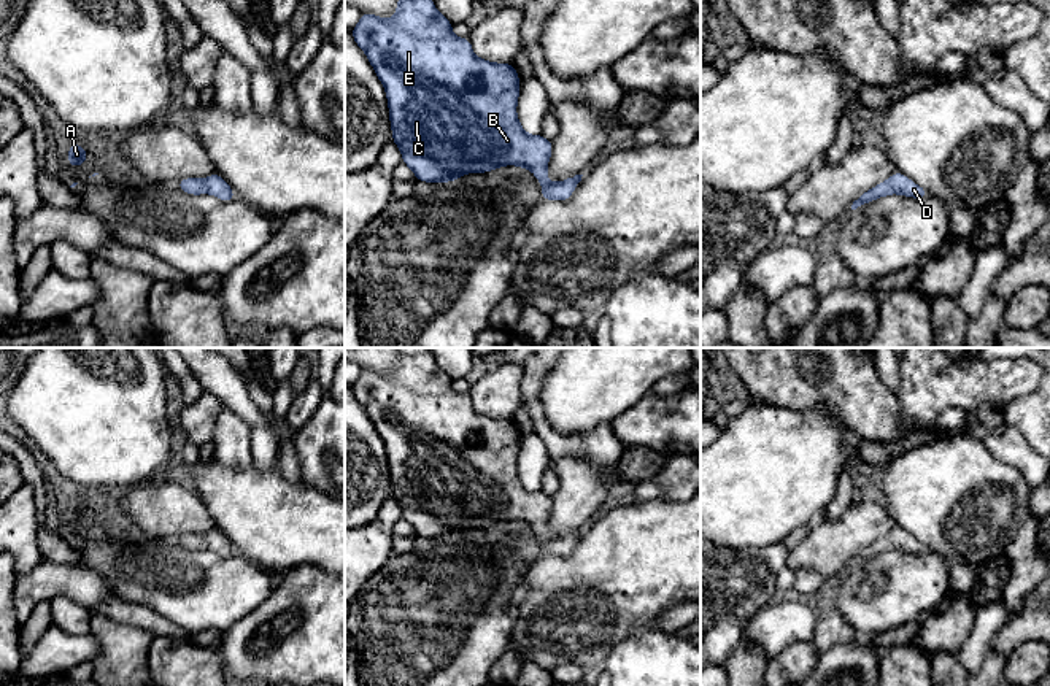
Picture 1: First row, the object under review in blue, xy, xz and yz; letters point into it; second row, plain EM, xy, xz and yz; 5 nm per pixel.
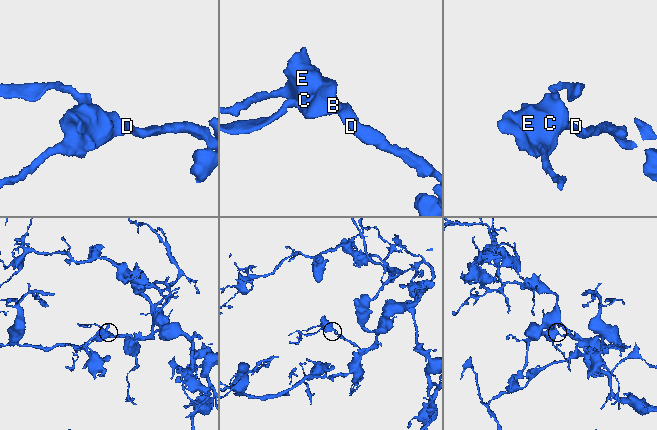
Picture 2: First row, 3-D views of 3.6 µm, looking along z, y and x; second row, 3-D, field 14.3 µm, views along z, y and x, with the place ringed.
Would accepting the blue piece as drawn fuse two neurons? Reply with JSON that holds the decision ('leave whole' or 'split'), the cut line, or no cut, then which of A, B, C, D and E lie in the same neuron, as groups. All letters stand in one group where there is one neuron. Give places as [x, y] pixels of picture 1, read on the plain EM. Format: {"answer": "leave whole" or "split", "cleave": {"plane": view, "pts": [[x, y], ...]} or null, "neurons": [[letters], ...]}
{"answer": "leave whole", "cleave": null, "neurons": [["A", "B", "C", "D", "E"]]}

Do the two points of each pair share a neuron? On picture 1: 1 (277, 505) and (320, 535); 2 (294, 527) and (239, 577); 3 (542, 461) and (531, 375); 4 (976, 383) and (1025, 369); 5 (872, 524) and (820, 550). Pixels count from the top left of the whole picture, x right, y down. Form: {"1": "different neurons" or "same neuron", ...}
{"1": "same neuron", "2": "different neurons", "3": "different neurons", "4": "same neuron", "5": "same neuron"}

